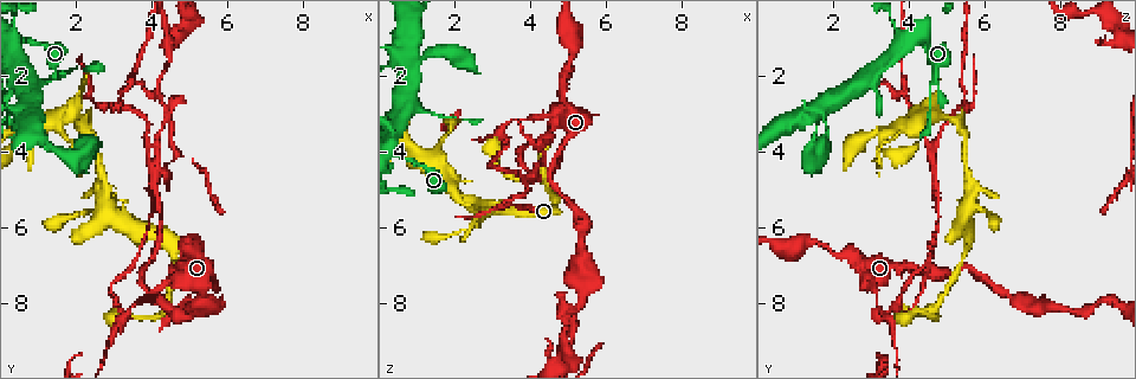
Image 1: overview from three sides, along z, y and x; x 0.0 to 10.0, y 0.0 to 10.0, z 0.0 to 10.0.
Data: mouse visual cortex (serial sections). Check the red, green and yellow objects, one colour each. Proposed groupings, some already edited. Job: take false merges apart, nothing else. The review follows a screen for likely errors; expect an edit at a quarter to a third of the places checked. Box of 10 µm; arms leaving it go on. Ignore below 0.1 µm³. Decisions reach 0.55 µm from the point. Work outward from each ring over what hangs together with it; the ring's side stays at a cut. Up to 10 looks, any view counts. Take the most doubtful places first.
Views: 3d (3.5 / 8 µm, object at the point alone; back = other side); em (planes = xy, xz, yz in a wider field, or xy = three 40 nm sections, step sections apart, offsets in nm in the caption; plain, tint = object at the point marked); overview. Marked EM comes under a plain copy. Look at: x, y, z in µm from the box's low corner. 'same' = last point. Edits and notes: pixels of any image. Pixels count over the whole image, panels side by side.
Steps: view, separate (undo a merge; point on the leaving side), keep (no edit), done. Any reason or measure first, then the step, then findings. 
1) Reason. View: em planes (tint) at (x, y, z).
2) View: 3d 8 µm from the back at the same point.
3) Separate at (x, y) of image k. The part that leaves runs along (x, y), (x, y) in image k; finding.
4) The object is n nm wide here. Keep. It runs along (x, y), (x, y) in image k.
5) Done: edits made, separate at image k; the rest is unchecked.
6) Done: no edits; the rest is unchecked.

Arms part here. View: 3d 8 µm at (2.95, 5.70, 5.50).

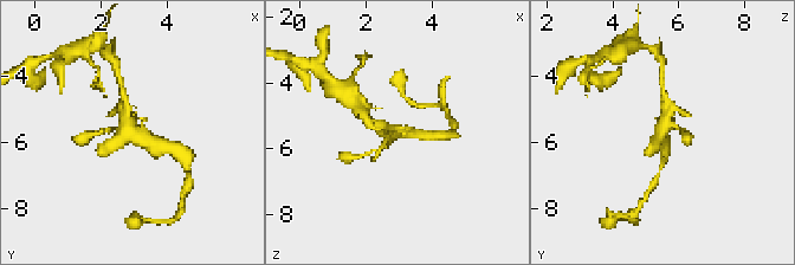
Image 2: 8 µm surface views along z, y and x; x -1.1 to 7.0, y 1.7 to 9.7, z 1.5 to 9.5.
Need the tissue. View: em xy step 3 (tint) at the same point.

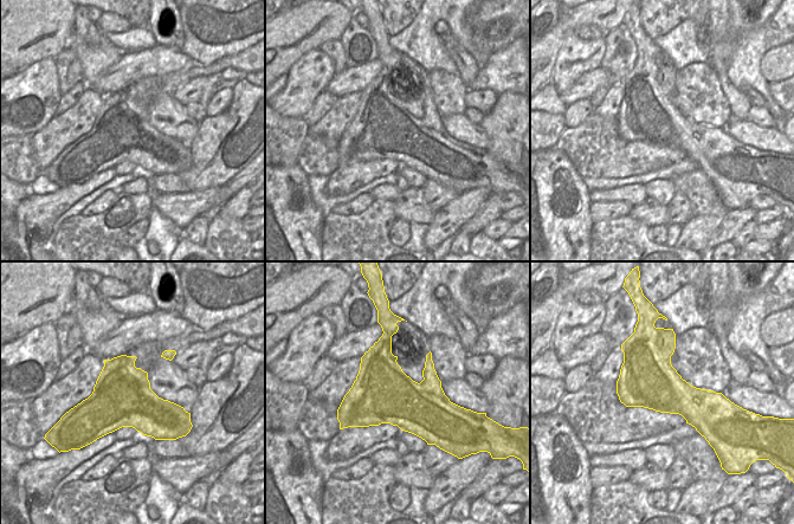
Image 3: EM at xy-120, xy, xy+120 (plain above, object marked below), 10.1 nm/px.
Keep. It runs along (161, 144), (125, 125), (124, 98) in image 2; one cell here.

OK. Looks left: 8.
Two arms in line, one across. View: 3d 8 µm at (0.70, 3.35, 3.55).

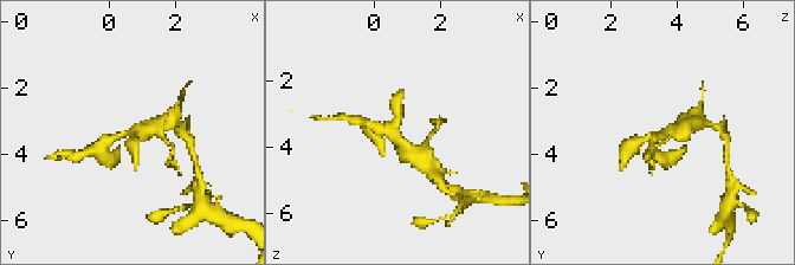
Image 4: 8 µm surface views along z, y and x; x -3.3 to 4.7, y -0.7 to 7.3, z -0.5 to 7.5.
3 arms meet here; the arms are 250, 250, 500 nm wide. View: em xy step 1 (tint) at the same point.

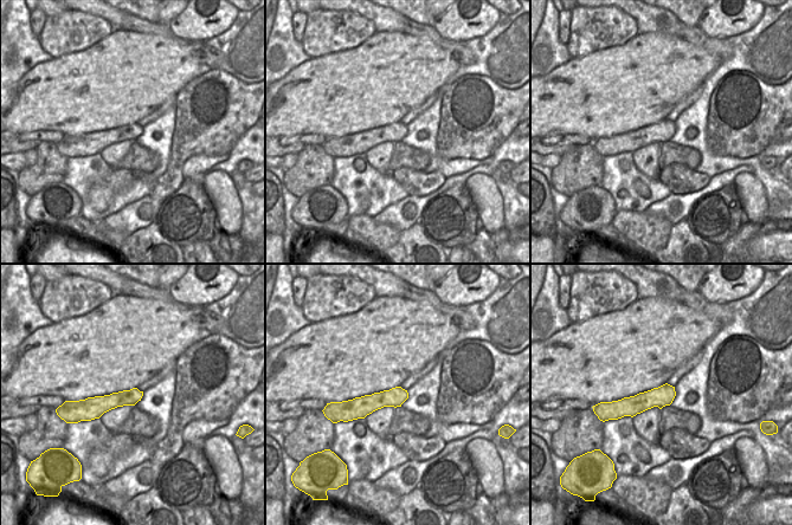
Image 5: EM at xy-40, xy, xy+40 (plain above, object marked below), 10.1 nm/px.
The object is 190 nm wide here. Keep. It runs along (671, 389), (660, 397), (613, 408) in image 5; continuous, no second cell.

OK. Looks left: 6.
Four-way junction. View: 3d 3.5 µm at (0.70, 1.05, 4.20).

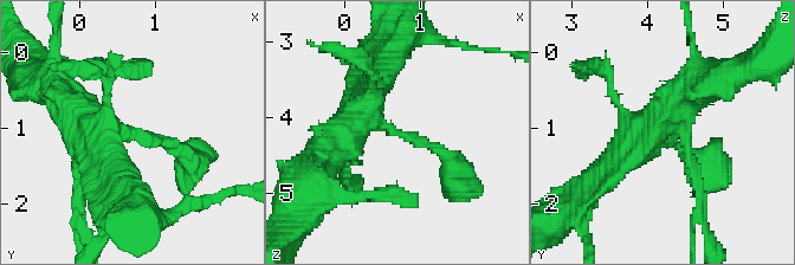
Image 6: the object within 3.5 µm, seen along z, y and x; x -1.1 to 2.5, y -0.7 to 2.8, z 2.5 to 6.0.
View: em xy step 3 (tint) at (0.70, 1.10, 4.20).

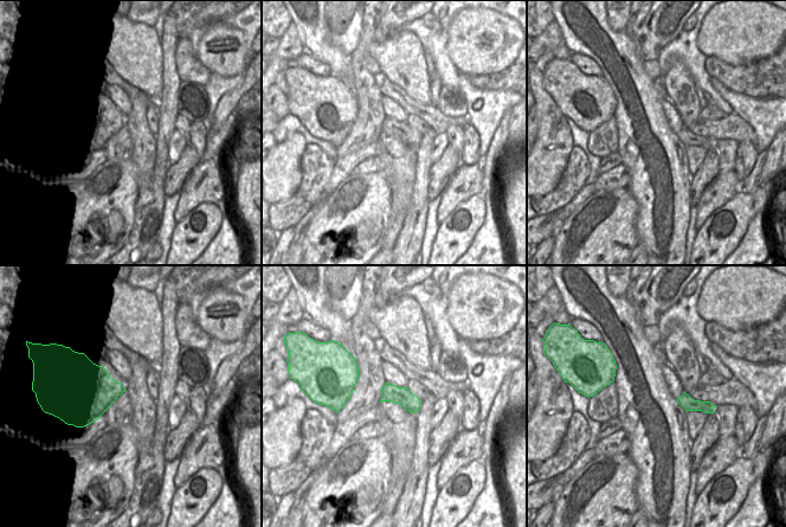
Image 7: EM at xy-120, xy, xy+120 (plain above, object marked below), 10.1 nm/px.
The object is 180 nm wide here. Keep. It runs along (454, 170), (422, 140), (364, 112), (375, 85) in image 6; one cell here.

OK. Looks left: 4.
Thin arm on a thick one. View: 3d 8 µm at (0.90, 3.10, 1.55).

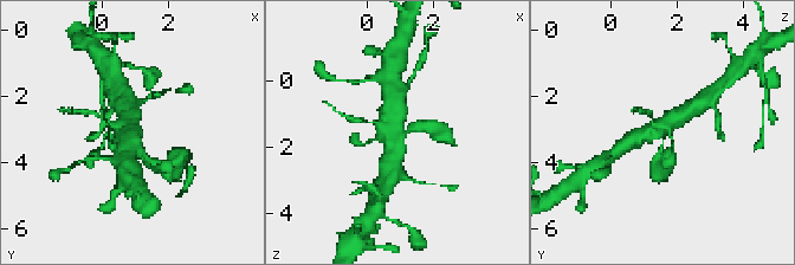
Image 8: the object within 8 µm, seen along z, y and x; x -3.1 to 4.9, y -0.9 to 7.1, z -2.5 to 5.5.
View: em xy step 1 (tint) at the same point.

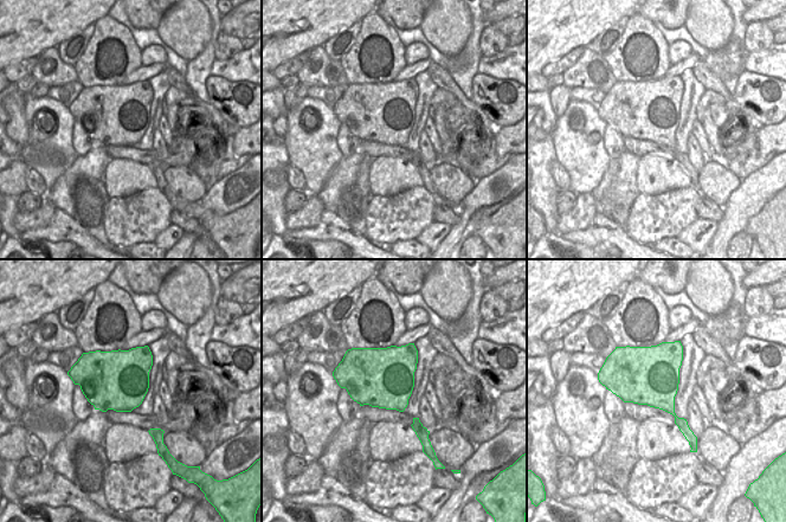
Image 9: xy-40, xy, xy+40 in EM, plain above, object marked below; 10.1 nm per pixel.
Keep. It runs along (686, 111), (663, 127), (657, 159) in image 8; one cell here.

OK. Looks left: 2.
Done: no edits; the rest is unchecked.

